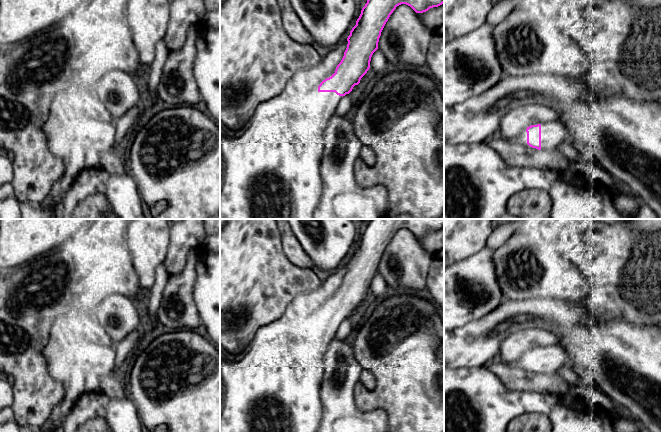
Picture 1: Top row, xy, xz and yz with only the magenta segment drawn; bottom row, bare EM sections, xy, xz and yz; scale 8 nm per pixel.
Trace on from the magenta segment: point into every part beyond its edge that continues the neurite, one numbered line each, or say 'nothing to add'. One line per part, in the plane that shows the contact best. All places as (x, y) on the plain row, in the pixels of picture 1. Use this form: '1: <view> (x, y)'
1: yz (553, 358)

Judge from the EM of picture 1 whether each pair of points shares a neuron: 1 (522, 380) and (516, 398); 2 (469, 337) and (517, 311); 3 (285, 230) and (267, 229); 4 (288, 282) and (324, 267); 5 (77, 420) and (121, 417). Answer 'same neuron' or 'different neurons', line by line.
1: different neurons
2: same neuron
3: different neurons
4: different neurons
5: same neuron

